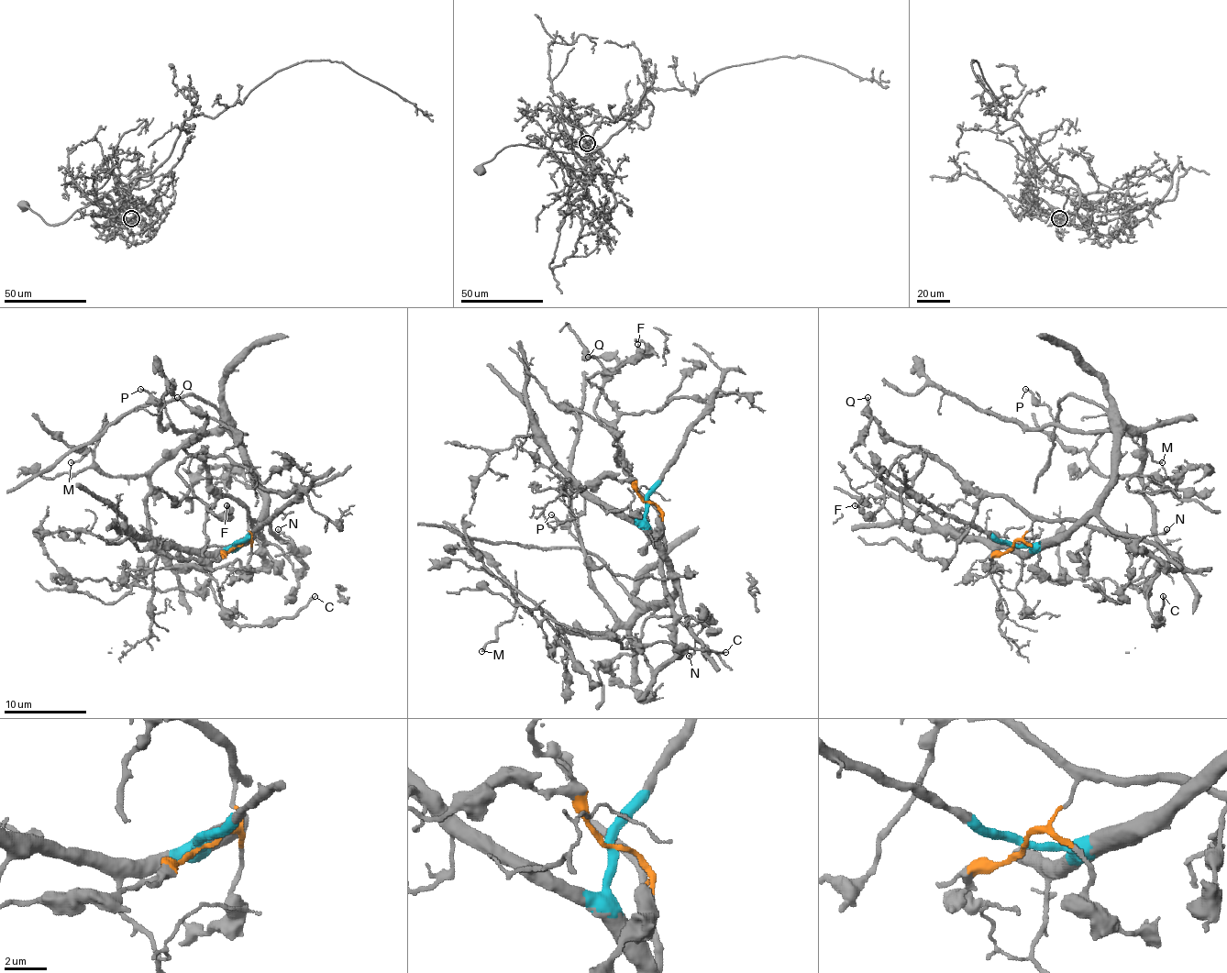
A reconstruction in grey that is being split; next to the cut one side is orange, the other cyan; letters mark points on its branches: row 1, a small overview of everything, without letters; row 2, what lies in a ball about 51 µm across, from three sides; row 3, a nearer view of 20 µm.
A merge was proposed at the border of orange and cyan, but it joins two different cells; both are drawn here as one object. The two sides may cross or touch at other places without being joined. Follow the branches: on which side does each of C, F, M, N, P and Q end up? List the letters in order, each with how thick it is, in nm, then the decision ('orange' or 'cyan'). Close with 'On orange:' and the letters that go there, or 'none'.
C: 190 nm | orange
F: 240 nm | orange
M: 200 nm | cyan
N: 160 nm | orange
P: 130 nm | cyan
Q: 240 nm | orange
On orange: C, F, N, Q

